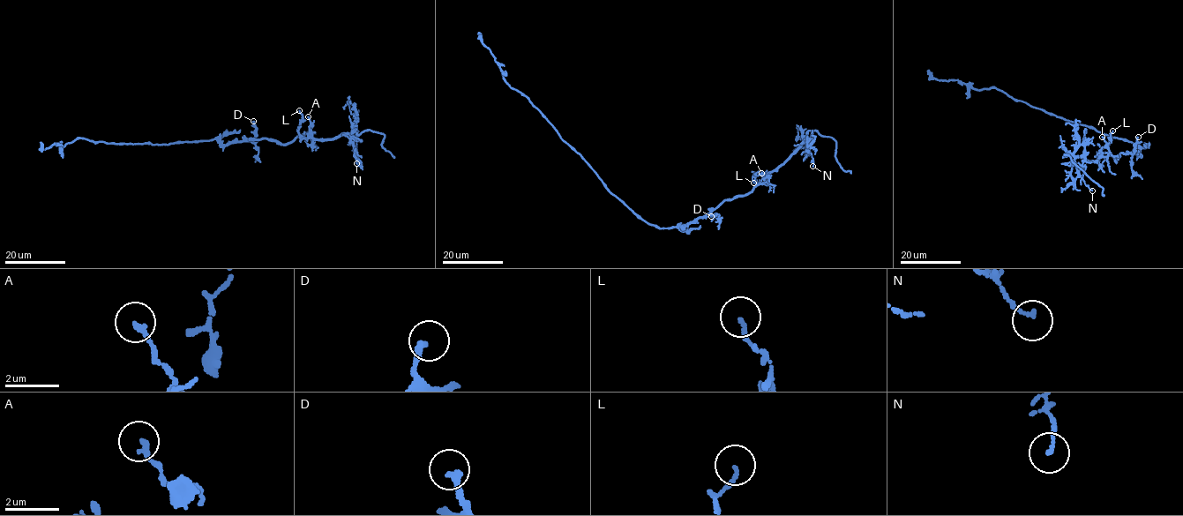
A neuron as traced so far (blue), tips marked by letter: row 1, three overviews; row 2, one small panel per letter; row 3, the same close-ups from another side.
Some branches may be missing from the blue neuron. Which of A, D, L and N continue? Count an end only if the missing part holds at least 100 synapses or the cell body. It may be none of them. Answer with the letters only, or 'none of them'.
none of them

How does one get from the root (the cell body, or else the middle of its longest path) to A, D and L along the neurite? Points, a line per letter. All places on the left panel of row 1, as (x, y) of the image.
A: (197, 141), (218, 138), (227, 145), (265, 138), (288, 143), (311, 126), (308, 116)
D: (197, 141), (218, 138), (223, 145), (249, 141), (255, 136), (253, 121)
L: (197, 141), (284, 144), (308, 138), (297, 131), (299, 110)

